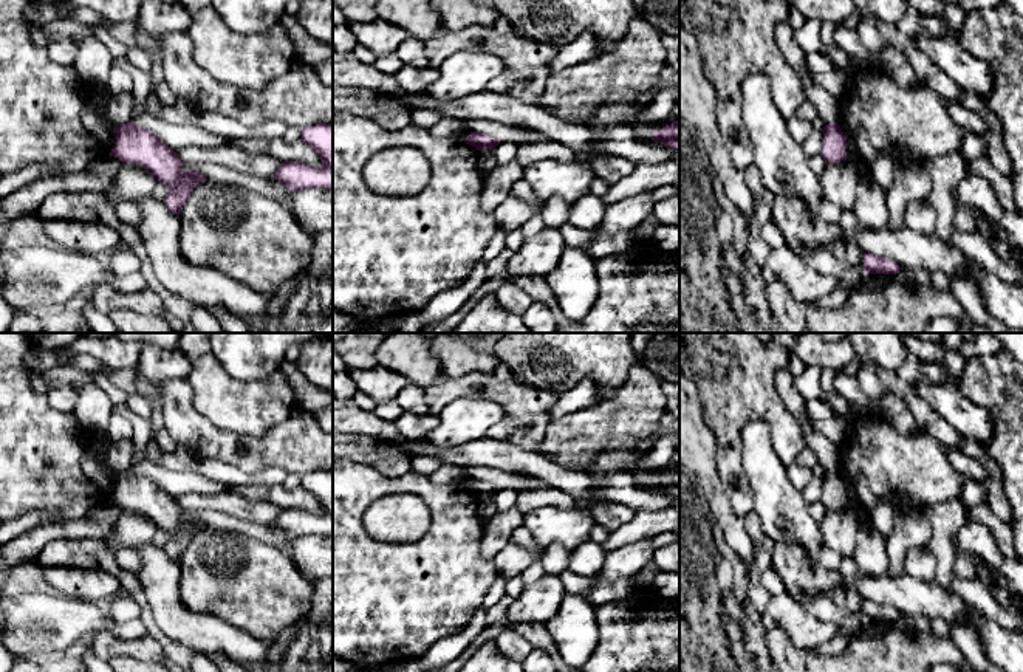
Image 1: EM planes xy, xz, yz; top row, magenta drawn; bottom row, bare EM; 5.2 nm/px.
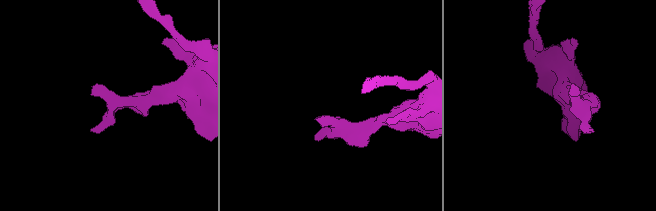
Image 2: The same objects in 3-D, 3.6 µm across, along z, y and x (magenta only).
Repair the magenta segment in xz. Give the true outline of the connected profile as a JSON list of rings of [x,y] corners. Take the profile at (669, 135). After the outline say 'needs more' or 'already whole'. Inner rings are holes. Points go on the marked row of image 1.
[[[673,121],[669,127],[658,130],[653,141],[679,150],[679,121]]]; already whole

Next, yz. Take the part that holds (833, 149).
[[[828,124],[823,127],[823,142],[820,155],[828,163],[847,161],[847,136],[843,135],[840,125]]]; already whole

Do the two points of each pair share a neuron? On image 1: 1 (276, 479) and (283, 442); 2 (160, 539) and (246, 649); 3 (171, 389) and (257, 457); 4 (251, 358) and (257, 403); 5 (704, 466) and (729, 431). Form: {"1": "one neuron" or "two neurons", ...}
{"1": "two neurons", "2": "two neurons", "3": "one neuron", "4": "two neurons", "5": "two neurons"}

